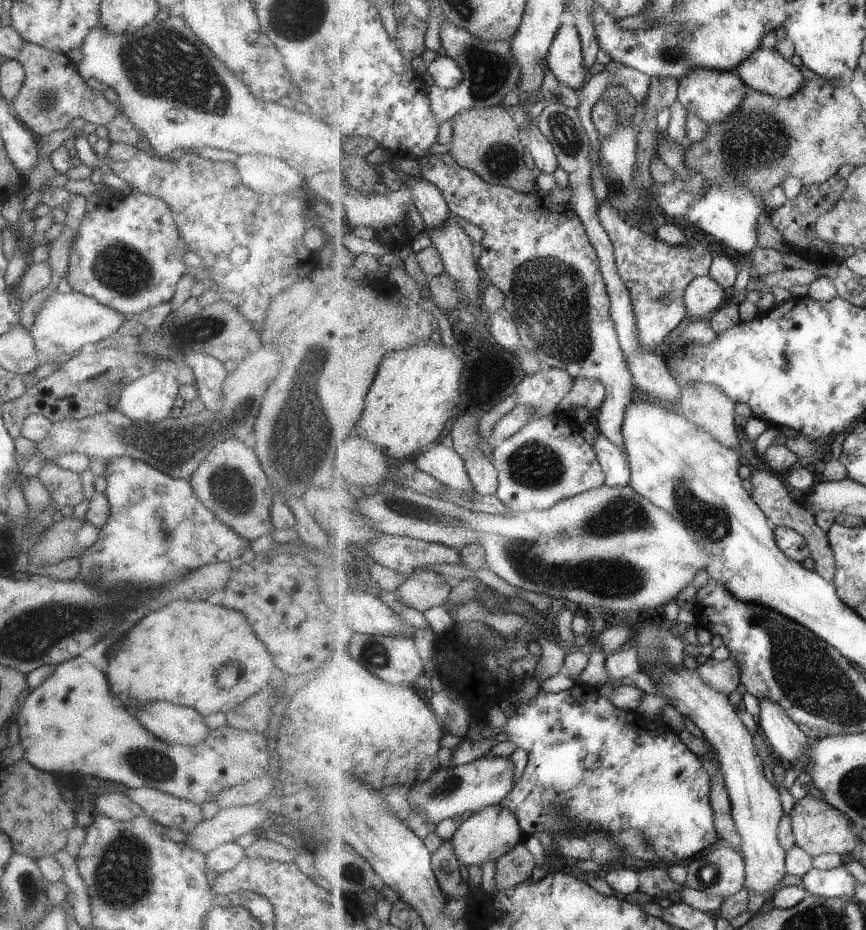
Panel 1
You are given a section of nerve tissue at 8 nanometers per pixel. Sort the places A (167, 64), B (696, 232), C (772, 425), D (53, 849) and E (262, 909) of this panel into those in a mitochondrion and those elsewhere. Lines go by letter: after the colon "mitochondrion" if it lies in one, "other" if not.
A: mitochondrion
B: other
C: other
D: other
E: mitochondrion

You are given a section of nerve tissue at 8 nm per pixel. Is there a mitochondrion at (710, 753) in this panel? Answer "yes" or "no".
no

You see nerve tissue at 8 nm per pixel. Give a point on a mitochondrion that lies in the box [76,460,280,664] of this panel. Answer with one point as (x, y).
(229, 490)

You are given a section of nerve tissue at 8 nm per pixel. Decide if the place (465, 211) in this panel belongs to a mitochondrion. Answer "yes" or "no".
no

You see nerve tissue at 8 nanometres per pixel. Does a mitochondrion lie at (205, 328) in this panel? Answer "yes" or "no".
yes

